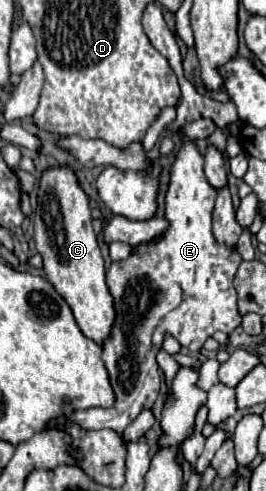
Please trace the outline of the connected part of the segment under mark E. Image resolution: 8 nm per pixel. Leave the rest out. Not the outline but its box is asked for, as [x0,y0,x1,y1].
[70,137,242,433]

